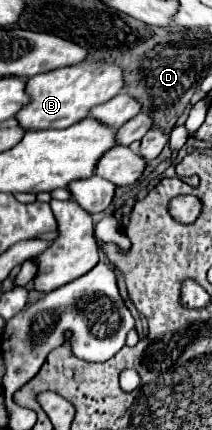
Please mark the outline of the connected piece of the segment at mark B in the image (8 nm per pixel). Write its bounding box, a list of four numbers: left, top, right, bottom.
[16,62,124,130]

